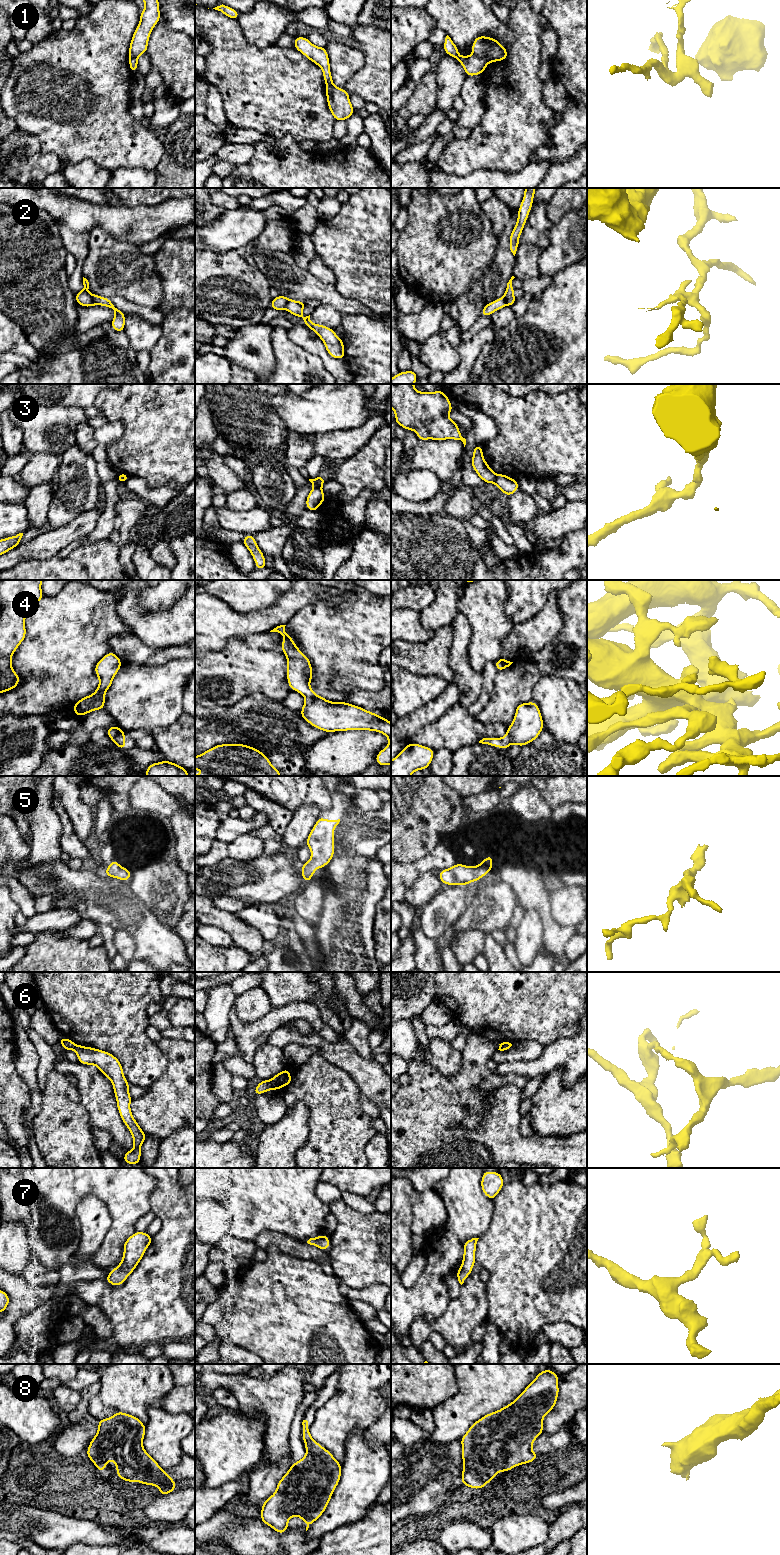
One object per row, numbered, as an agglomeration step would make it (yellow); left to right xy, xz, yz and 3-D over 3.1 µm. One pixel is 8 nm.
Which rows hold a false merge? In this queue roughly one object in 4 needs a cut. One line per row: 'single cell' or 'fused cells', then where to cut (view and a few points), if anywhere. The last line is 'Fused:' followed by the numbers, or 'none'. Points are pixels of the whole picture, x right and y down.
1: fused cells; cut in yz along (473, 54), (482, 57), (487, 62)
2: fused cells; cut in xy along (90, 294), (96, 304)
3: fused cells; cut in yz along (497, 475), (493, 482)
4: single cell; no cut
5: single cell; no cut
6: fused cells; cut in xz along (268, 1081), (272, 1088)
7: single cell; no cut
8: single cell; no cut
Fused: 1, 2, 3, 6

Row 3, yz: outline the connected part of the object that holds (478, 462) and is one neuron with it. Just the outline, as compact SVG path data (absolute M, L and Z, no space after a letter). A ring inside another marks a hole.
M475 445L473 450L473 457L471 464L477 475L487 484L494 483L496 479L496 474L489 467L487 462L483 457L483 449L479 445Z

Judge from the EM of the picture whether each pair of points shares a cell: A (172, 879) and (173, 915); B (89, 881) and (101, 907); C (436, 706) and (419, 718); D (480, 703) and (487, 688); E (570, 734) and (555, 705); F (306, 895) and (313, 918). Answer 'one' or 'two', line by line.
A: one
B: one
C: one
D: one
E: one
F: one

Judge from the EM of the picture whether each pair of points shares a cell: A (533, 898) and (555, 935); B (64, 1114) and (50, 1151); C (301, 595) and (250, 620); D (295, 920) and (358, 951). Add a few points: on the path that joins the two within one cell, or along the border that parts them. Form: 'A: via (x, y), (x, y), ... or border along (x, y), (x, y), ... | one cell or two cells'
A: via (542, 907), (550, 926) | one cell
B: via (60, 1123), (59, 1142) | one cell
C: via (288, 605), (279, 614), (263, 620) | one cell
D: border along (313, 927), (315, 942), (319, 952) | two cells

